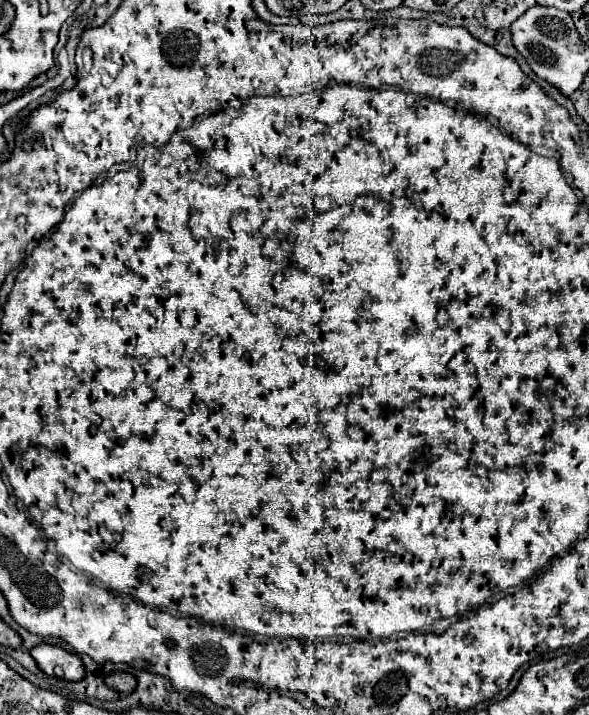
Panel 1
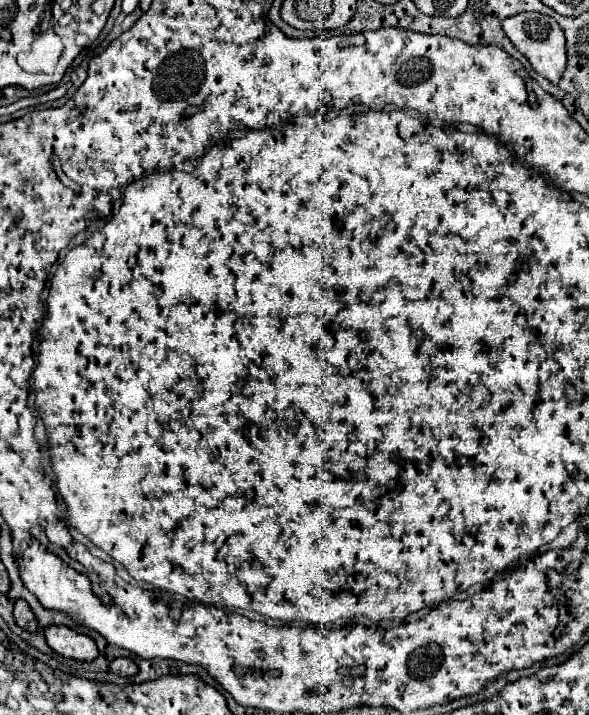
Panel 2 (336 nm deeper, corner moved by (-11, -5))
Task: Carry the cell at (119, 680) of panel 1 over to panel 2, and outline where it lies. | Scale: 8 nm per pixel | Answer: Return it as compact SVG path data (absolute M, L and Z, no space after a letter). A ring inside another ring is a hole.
M115 659L109 669L111 669L115 675L121 675L121 677L137 675L137 665L135 665L131 659Z

